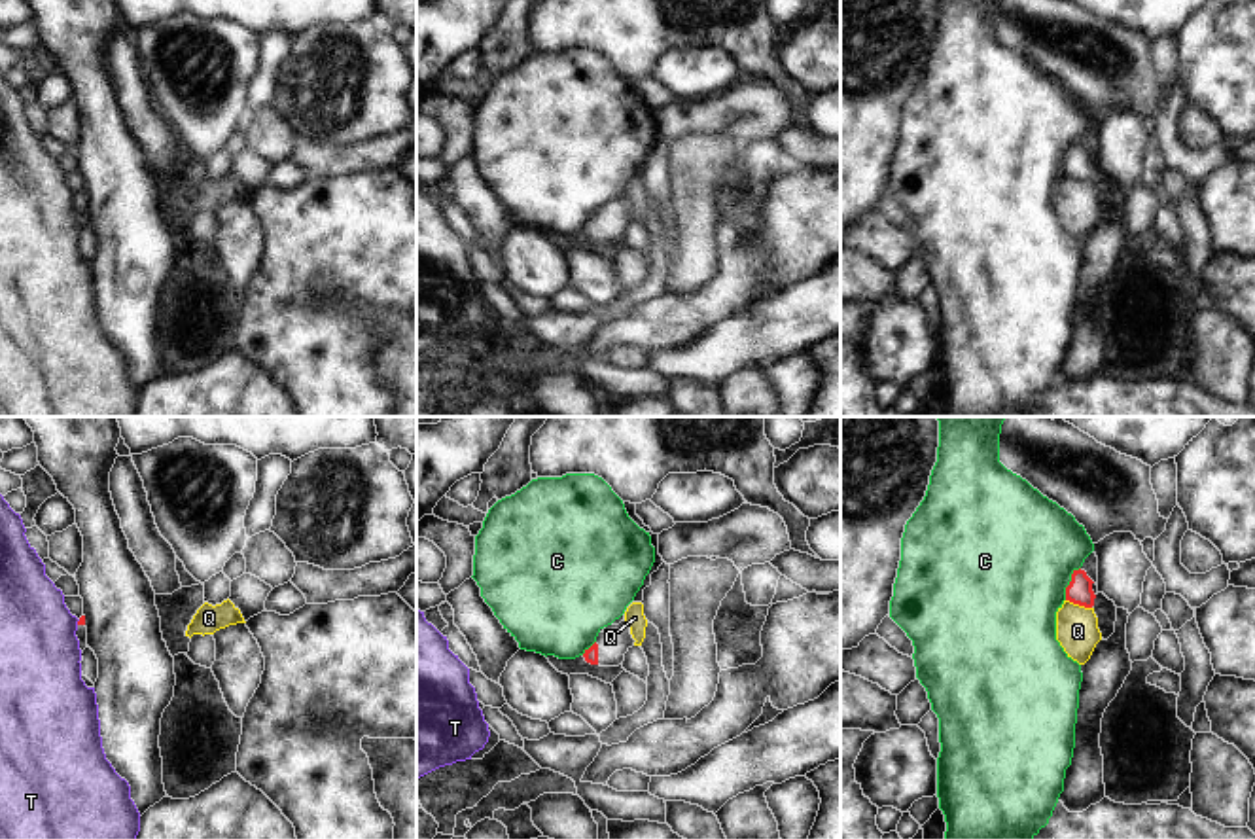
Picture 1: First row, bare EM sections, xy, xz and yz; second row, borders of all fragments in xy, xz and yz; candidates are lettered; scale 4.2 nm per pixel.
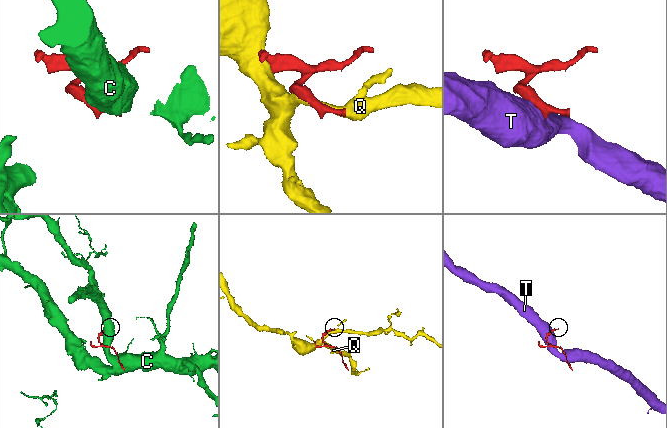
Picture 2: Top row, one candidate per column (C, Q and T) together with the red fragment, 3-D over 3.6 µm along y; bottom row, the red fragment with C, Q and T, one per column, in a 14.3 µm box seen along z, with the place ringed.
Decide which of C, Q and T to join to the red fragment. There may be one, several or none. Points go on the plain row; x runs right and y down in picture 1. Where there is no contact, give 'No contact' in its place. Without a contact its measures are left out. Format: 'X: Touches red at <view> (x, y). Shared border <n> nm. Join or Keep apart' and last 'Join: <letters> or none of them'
C: Touches red at yz (1070, 160). Shared border 160 nm. Keep apart
Q: Touches red at yz (1079, 180). Shared border 120 nm. Keep apart
T: Touches red at xy (78, 197). Shared border 30 nm. Keep apart
Join: none of them

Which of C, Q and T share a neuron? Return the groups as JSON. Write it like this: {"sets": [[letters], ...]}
{"sets": [["C"], ["Q"], ["T"]]}

